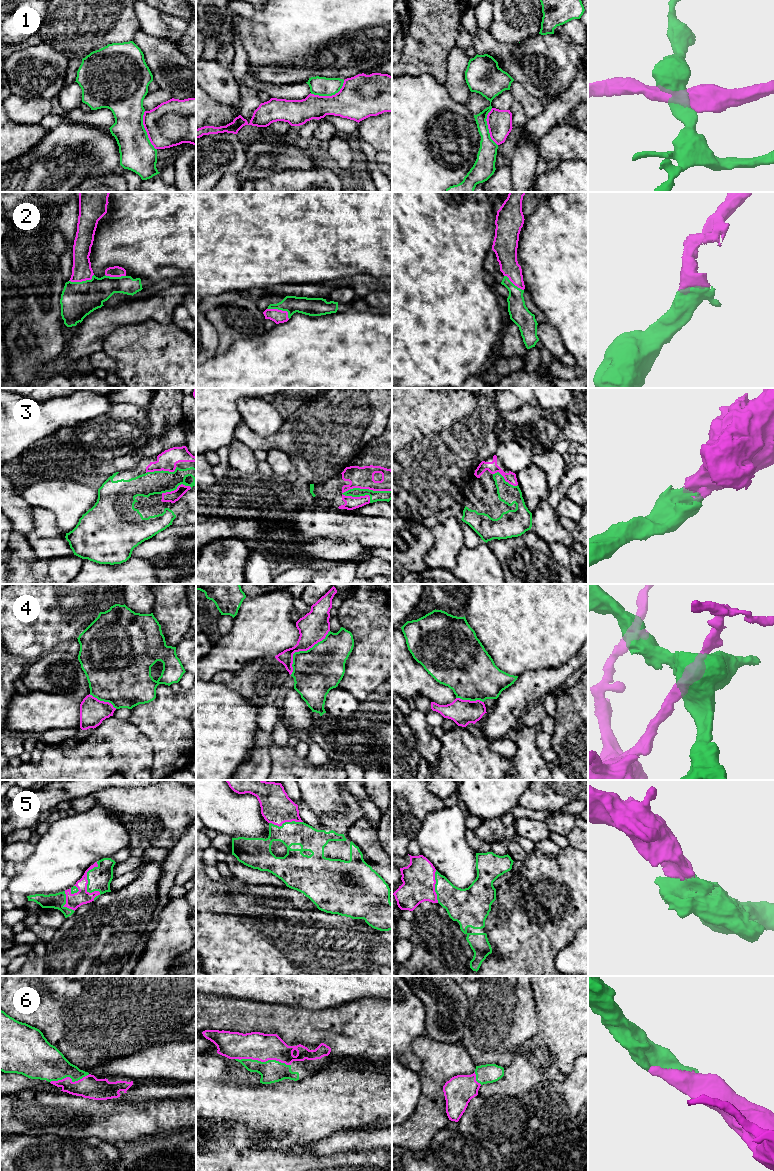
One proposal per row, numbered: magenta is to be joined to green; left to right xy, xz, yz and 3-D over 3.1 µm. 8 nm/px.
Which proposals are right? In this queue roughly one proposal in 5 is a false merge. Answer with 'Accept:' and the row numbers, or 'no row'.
Accept: 2, 3, 5, 6

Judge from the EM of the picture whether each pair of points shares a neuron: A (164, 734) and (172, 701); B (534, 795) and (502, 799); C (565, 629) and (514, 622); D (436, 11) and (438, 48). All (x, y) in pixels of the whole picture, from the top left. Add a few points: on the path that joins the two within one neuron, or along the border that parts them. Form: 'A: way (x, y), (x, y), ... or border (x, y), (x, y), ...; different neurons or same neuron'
A: way (167, 726), (167, 718), (172, 709); same neuron
B: border (525, 790), (517, 803); different neurons
C: way (552, 622), (527, 622); same neuron
D: way (436, 20), (436, 39); same neuron

